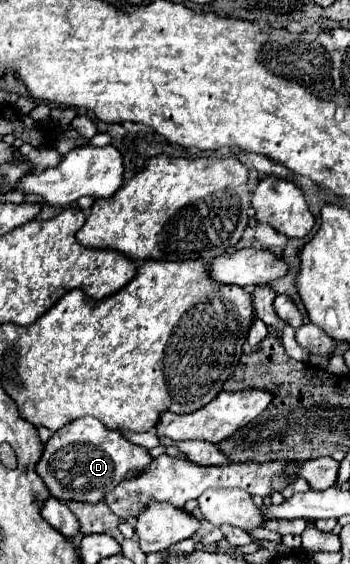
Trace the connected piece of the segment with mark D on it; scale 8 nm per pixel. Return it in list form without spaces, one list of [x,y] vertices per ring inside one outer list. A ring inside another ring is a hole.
[[[82,417],[64,425],[46,443],[36,473],[46,483],[52,497],[60,501],[86,501],[100,503],[122,479],[136,477],[152,461],[148,449],[130,443],[118,431],[106,429],[94,417]]]

